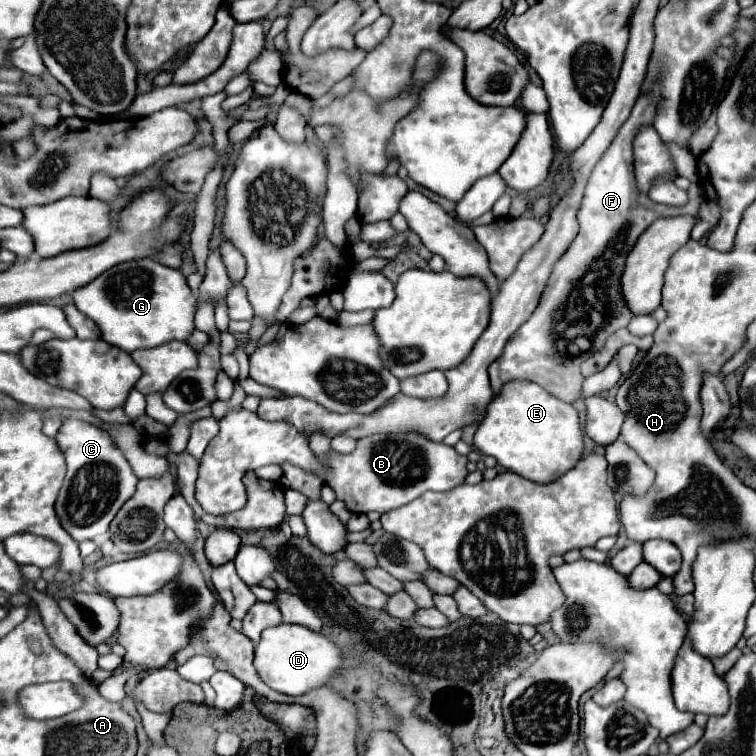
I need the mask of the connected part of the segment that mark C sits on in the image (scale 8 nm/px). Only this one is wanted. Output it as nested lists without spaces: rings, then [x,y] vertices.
[[[65,419],[55,439],[67,461],[67,475],[55,503],[57,517],[75,541],[97,539],[109,531],[109,523],[135,493],[139,479],[133,475],[131,465],[113,437],[103,429],[85,421]]]

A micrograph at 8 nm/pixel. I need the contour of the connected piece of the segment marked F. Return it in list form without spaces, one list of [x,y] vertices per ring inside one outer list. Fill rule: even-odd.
[[[657,93],[637,99],[629,119],[623,123],[617,137],[591,171],[581,207],[577,211],[579,233],[575,241],[569,245],[569,249],[561,255],[561,259],[553,265],[553,271],[533,315],[517,329],[517,333],[513,333],[503,353],[489,365],[493,391],[499,391],[501,385],[505,385],[511,379],[535,381],[537,367],[551,367],[545,371],[545,375],[543,371],[539,371],[541,387],[549,395],[565,403],[575,403],[577,399],[581,399],[581,363],[593,353],[595,347],[601,347],[613,331],[617,331],[619,327],[627,327],[629,319],[633,317],[633,313],[627,309],[621,297],[619,287],[619,277],[627,253],[635,245],[637,237],[645,231],[645,227],[649,227],[655,219],[697,213],[703,201],[703,189],[697,183],[689,187],[689,205],[681,209],[657,205],[647,195],[637,191],[633,175],[631,141],[641,125],[653,123],[655,103]],[[639,201],[643,201],[643,205],[639,205]],[[577,289],[581,289],[581,301],[567,301],[571,291]],[[577,337],[581,337],[581,349],[575,343]]]

